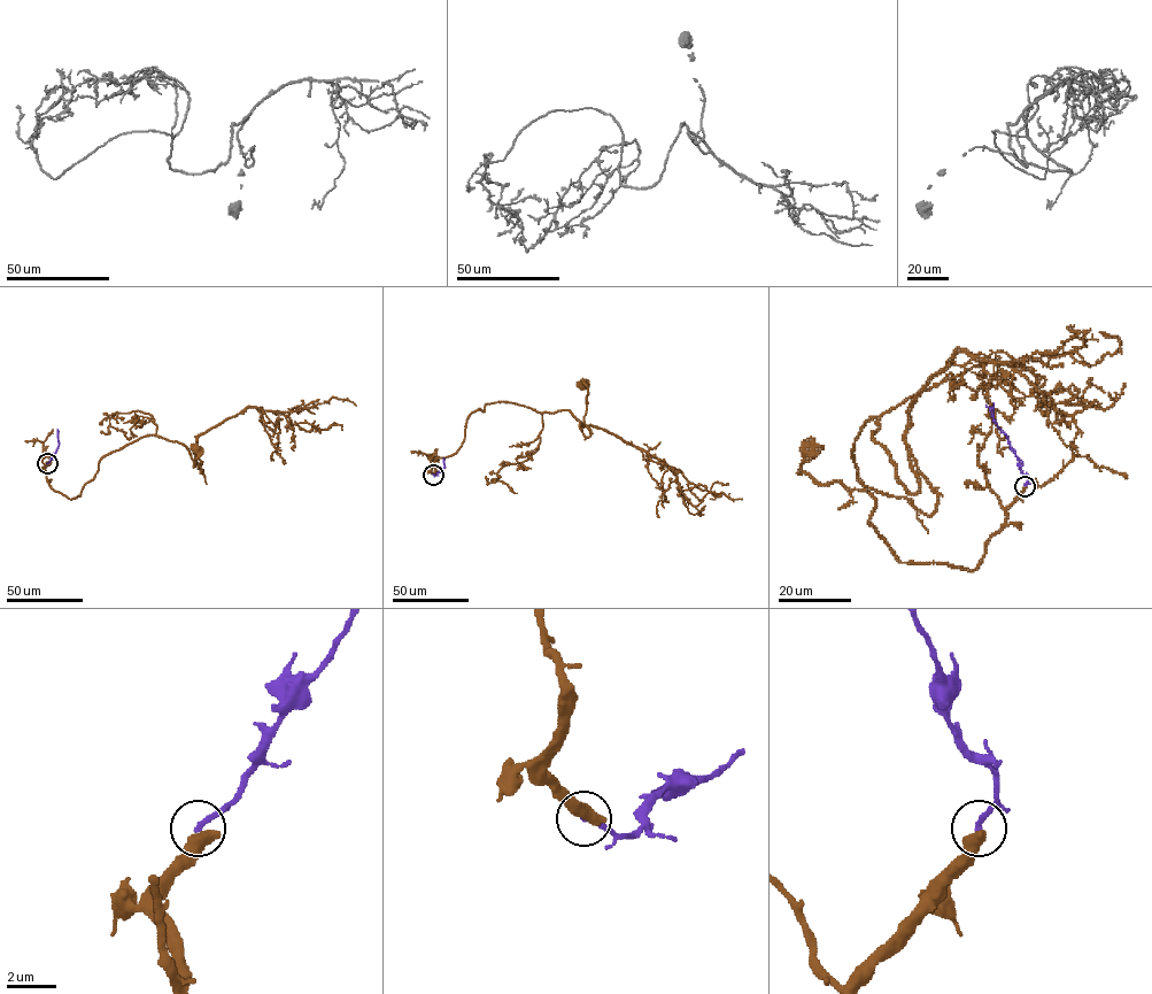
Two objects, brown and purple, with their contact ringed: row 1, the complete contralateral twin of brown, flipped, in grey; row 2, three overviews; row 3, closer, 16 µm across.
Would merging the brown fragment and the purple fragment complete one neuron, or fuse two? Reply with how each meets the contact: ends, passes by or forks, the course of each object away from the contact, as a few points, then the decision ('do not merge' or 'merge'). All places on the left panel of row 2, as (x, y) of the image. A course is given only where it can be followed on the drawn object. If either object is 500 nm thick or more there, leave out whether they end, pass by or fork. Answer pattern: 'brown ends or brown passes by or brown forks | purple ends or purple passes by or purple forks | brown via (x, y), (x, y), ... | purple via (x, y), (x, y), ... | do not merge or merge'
brown via (47, 463), (48, 484), (74, 499), (101, 457), (140, 438), (182, 442), (205, 476), (196, 449) | purple via (47, 463), (58, 447), (58, 430) | do not merge

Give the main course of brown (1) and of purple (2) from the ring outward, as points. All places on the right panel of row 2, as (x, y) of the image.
1: (1025, 486), (974, 569), (904, 563), (853, 461), (876, 417), (932, 514), (818, 484), (799, 471), (812, 451)
2: (1025, 486), (1028, 478), (1020, 469), (1007, 437), (987, 406)

